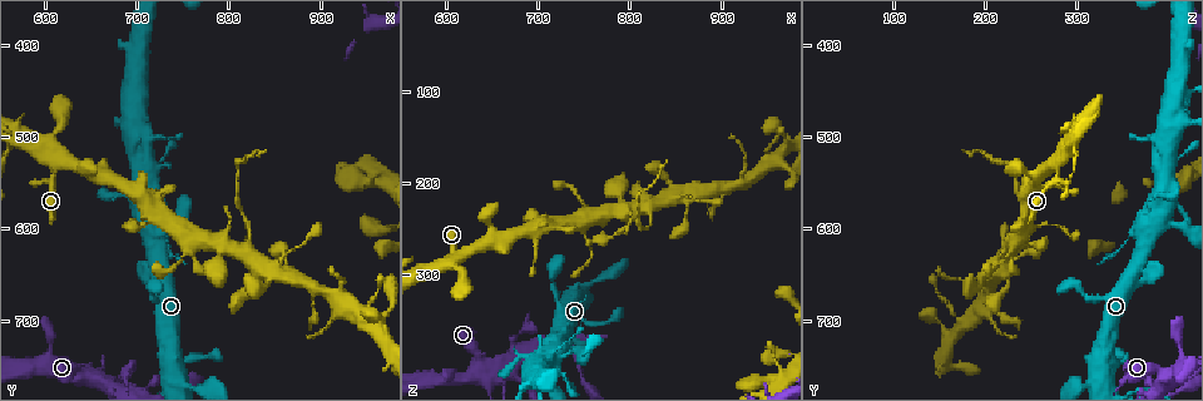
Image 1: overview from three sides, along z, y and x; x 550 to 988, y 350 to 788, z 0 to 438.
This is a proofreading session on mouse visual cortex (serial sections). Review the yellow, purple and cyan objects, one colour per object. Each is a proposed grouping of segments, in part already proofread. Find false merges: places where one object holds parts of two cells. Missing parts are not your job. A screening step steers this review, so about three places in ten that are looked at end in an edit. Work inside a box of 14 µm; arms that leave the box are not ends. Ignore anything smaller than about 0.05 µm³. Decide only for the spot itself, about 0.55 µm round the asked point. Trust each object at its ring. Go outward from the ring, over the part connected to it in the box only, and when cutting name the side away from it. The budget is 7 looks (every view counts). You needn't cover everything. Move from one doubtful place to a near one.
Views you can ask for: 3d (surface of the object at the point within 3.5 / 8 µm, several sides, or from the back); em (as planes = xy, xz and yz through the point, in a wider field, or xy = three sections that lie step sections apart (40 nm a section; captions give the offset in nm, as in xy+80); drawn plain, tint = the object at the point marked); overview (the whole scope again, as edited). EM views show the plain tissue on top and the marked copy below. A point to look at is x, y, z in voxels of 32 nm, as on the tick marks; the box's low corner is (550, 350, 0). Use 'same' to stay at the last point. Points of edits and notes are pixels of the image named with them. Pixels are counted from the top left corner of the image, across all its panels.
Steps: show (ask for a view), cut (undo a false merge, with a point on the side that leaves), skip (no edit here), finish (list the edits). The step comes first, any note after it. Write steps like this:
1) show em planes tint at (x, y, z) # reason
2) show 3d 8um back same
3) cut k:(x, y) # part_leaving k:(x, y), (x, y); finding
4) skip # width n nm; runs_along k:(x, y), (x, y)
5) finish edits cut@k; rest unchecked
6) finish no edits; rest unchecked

show 3d 3.5um at (610, 535, 280) # looks like a crossing

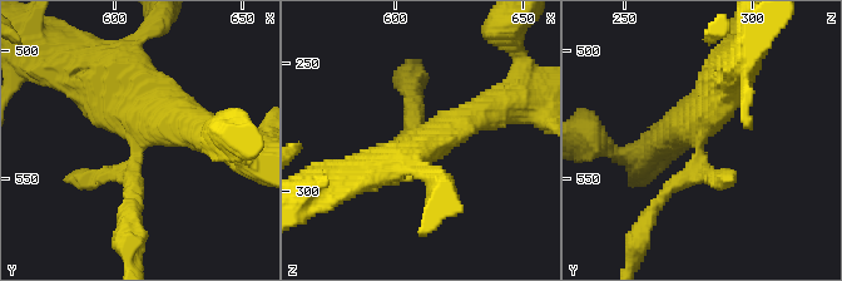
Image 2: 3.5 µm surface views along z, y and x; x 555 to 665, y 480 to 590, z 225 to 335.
show em xy step 5 tint at (612, 532, 279) # need the tissue

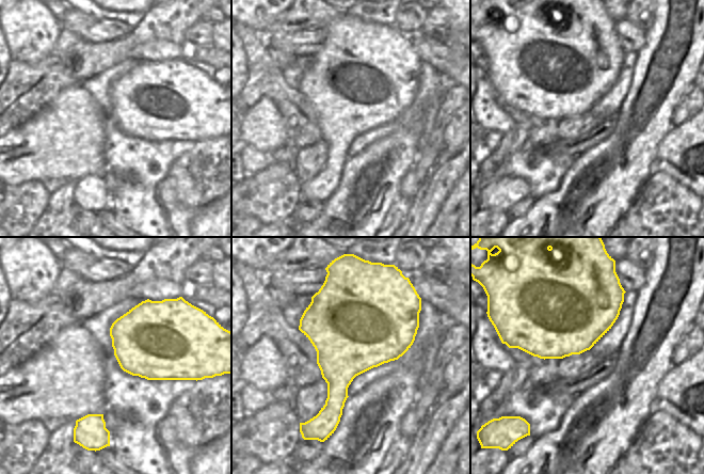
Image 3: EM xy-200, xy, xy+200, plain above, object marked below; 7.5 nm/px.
show em xy step 3 tint same # another direction

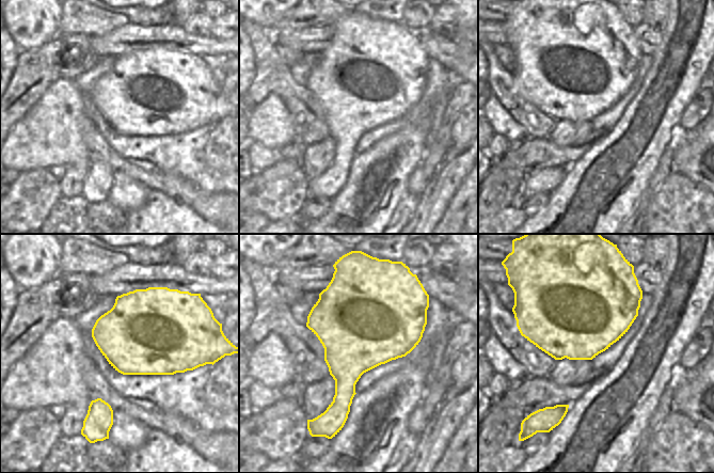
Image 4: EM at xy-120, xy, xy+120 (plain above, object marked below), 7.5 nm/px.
skip # one cell here

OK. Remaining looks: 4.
show 3d 3.5um at (675, 770, 370)

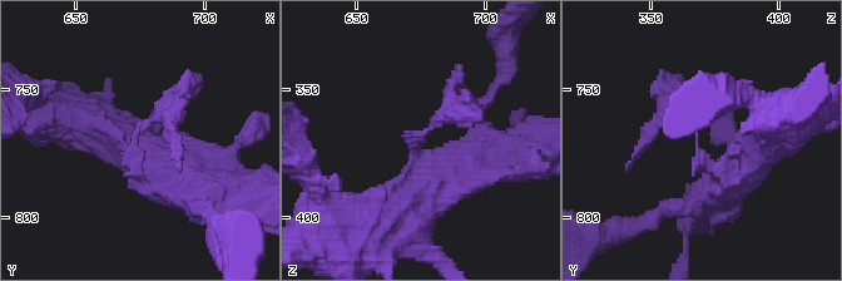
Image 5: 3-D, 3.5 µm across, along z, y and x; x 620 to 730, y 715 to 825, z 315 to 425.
show em xy step 1 tint at (674, 767, 368)

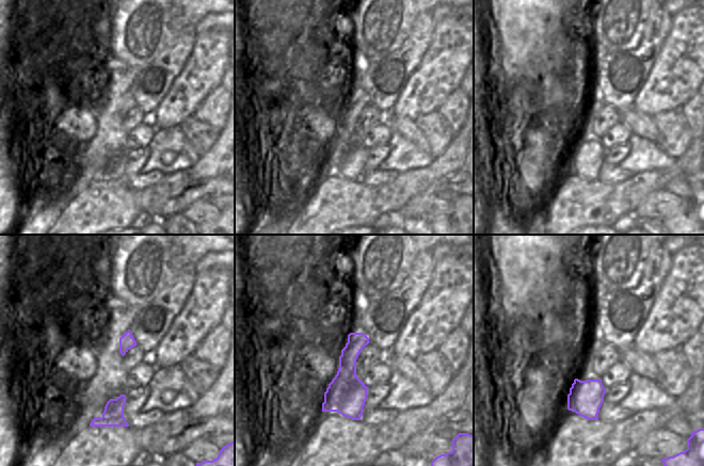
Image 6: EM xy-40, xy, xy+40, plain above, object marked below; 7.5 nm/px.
skip # continuous, no second cell

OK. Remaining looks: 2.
finish no edits; rest unchecked

